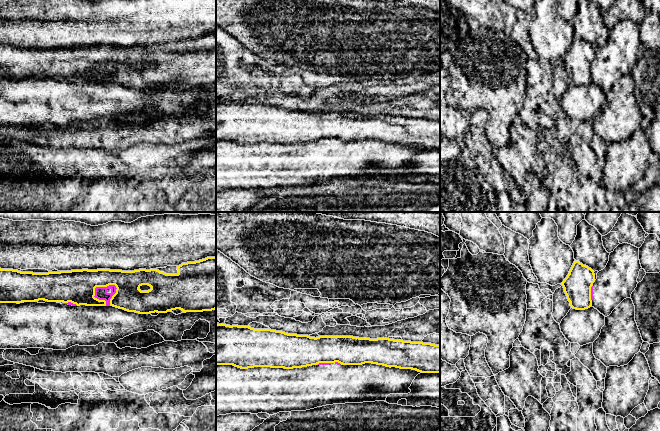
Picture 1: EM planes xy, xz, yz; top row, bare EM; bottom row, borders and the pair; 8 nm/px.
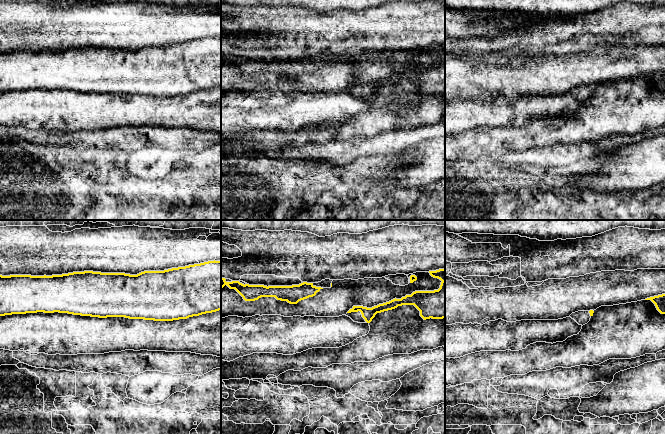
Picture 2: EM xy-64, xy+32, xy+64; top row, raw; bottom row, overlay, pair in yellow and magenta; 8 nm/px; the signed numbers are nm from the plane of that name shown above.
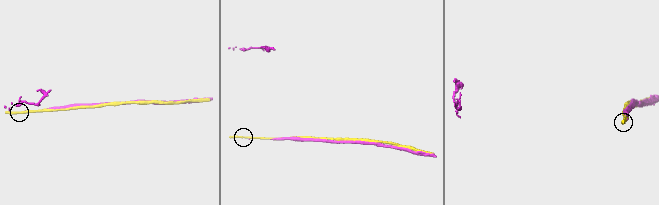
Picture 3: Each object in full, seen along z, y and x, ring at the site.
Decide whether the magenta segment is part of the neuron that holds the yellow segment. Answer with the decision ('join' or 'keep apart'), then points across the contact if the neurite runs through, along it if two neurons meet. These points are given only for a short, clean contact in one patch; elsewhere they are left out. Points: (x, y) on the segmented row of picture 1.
keep apart

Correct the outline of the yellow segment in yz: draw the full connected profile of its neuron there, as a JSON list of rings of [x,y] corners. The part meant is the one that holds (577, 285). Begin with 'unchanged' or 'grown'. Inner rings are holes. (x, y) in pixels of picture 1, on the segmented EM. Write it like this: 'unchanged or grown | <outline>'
unchanged | [[[575,260],[569,274],[561,283],[571,308],[585,310],[592,306],[591,287],[594,282],[594,271]]]

